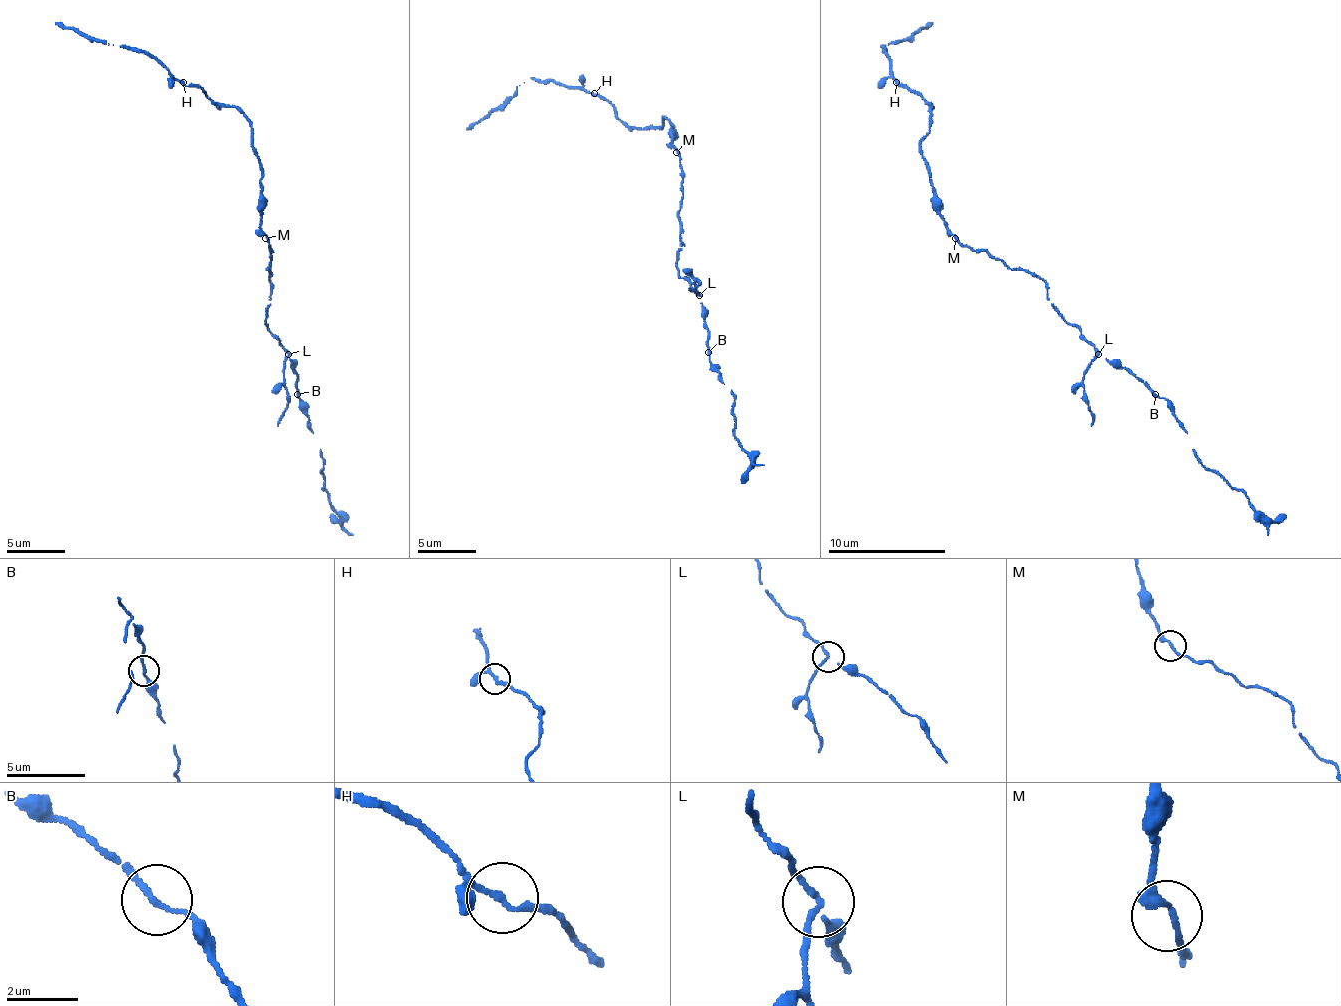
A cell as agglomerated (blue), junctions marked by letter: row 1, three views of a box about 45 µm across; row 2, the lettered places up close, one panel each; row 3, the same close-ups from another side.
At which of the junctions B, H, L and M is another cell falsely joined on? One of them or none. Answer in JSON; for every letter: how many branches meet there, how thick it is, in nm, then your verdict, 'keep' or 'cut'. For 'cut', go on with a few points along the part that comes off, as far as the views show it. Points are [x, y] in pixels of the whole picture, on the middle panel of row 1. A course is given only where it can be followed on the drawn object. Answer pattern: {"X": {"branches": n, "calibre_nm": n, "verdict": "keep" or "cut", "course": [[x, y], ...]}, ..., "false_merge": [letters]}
{"B": {"branches": 2, "calibre_nm": 130, "verdict": "keep"}, "H": {"branches": 3, "calibre_nm": 130, "verdict": "keep"}, "L": {"branches": 3, "calibre_nm": 120, "verdict": "cut", "course": [[700, 296], [694, 279], [697, 284], [691, 290], [688, 287]]}, "M": {"branches": 3, "calibre_nm": 150, "verdict": "keep"}, "false_merge": ["L"]}

